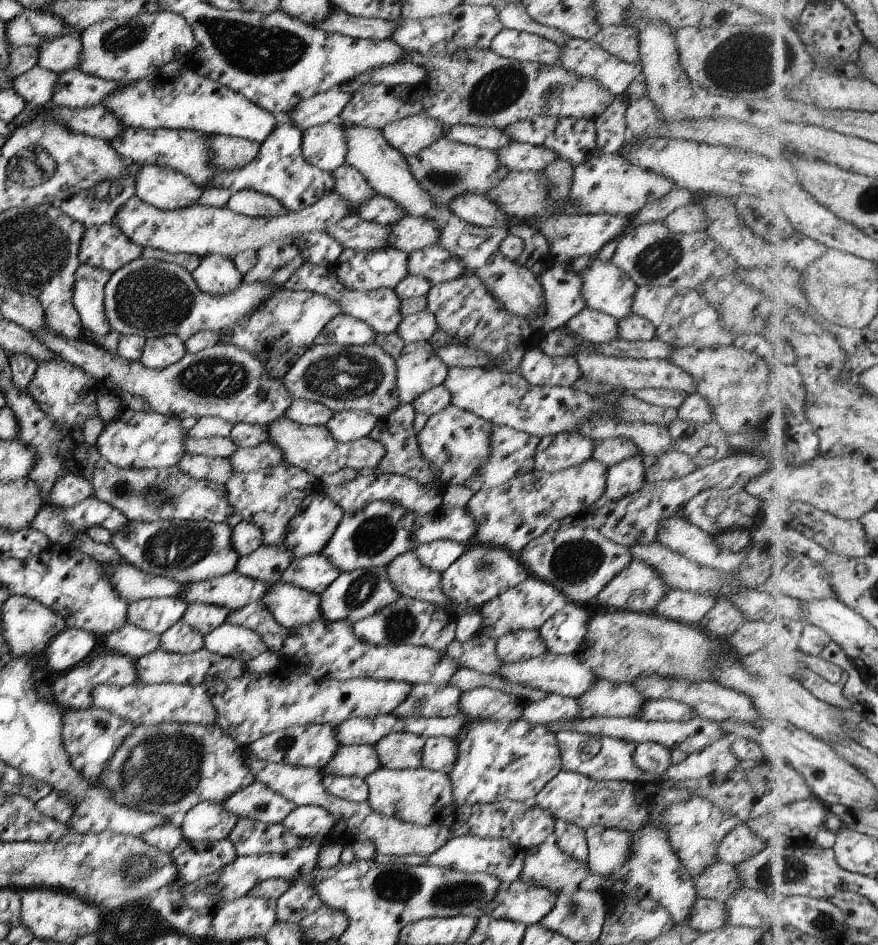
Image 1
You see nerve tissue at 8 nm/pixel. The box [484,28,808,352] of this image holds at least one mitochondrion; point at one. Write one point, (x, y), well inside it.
(753, 60)

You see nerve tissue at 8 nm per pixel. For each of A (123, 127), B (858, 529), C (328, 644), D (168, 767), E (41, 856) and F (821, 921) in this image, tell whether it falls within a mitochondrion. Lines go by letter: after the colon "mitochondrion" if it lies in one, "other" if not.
A: other
B: other
C: mitochondrion
D: mitochondrion
E: other
F: mitochondrion

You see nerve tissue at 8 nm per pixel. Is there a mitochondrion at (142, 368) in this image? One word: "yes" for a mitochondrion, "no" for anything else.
no

